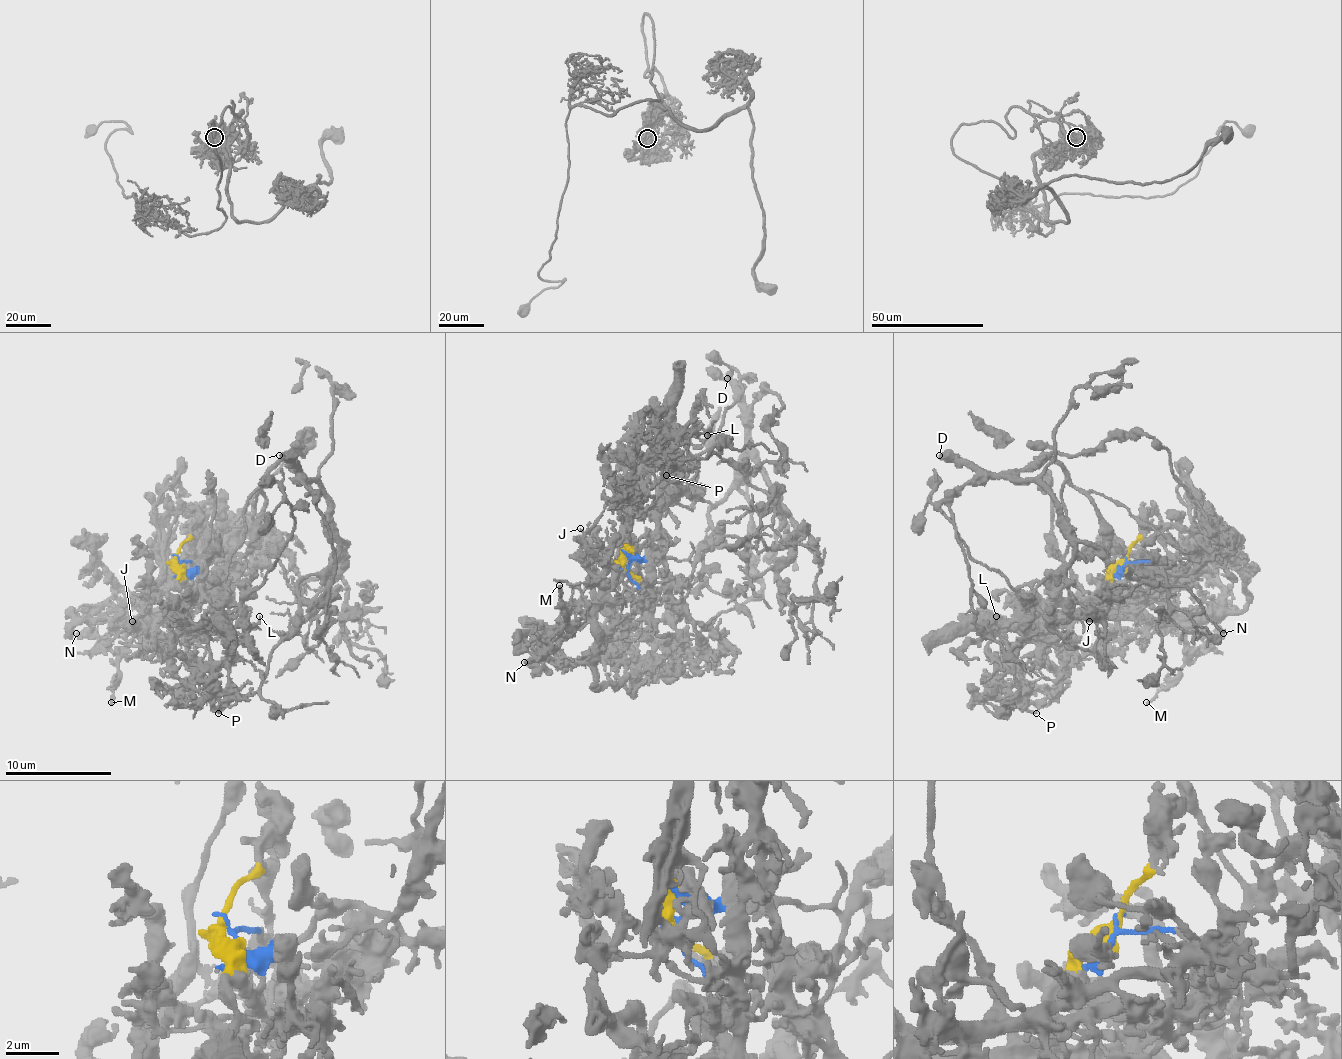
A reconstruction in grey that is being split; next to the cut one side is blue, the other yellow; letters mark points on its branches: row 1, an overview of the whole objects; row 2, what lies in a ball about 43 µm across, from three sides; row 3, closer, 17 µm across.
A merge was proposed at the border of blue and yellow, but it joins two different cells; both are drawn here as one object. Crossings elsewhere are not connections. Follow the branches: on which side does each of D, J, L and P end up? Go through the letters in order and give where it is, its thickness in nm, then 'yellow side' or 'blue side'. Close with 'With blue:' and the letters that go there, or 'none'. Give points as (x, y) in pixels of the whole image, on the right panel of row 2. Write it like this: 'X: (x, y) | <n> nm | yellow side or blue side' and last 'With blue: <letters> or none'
D: (939, 455) | 420 nm | blue side
J: (1089, 621) | 170 nm | yellow side
L: (996, 616) | 180 nm | yellow side
P: (1036, 713) | 180 nm | yellow side
With blue: D

